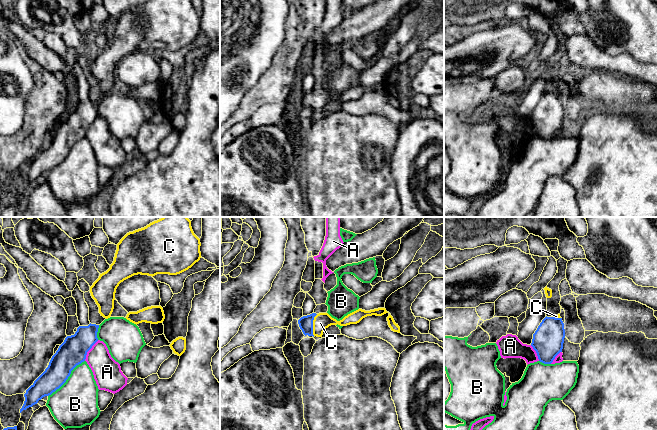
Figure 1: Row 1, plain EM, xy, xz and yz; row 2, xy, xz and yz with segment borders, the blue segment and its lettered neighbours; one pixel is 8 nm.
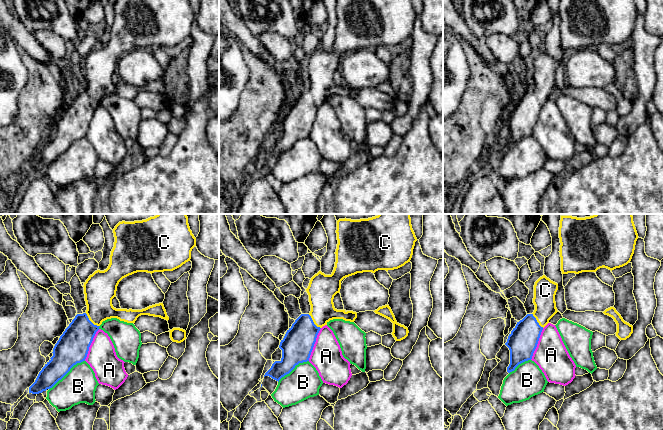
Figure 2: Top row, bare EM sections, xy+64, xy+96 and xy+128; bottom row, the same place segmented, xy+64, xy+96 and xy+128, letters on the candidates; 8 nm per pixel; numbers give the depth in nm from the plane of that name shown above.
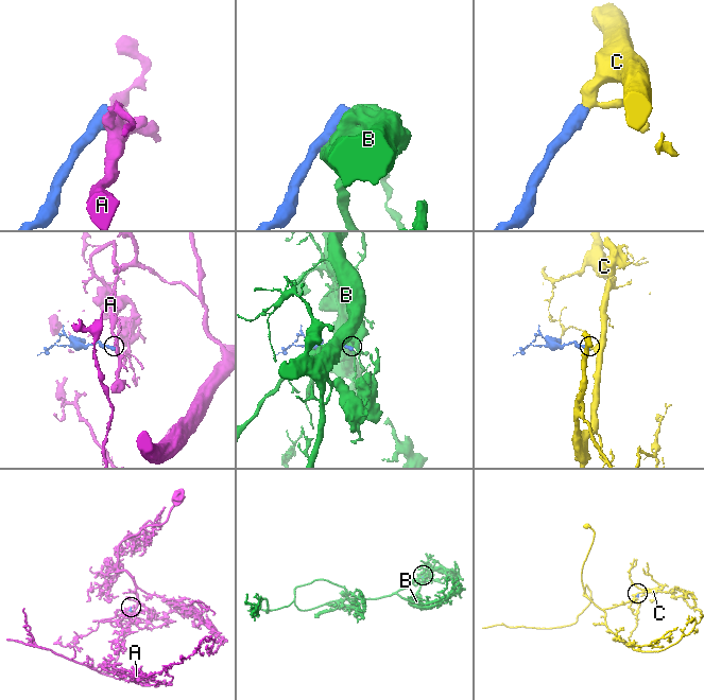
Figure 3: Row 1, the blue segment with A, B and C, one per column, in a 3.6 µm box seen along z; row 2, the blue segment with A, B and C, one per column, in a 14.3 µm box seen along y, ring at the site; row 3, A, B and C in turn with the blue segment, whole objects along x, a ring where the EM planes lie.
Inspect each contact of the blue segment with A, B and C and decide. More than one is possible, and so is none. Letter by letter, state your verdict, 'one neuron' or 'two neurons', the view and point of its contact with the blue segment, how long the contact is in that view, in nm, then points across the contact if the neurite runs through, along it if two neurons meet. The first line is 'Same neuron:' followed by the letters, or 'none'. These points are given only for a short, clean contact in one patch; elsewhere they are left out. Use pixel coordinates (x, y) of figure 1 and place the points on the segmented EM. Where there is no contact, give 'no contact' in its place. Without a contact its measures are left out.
Same neuron: C
A: two neurons | xy (89, 349) | 200 nm | along xy (98, 340), (87, 352), (84, 360)
B: two neurons | xy (67, 378) | 420 nm
C: one neuron | xz (312, 325) | 190 nm | across xz (305, 323), (312, 325), (321, 321)

